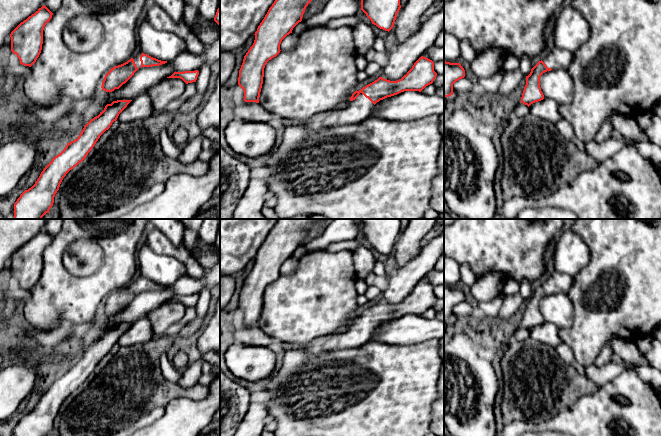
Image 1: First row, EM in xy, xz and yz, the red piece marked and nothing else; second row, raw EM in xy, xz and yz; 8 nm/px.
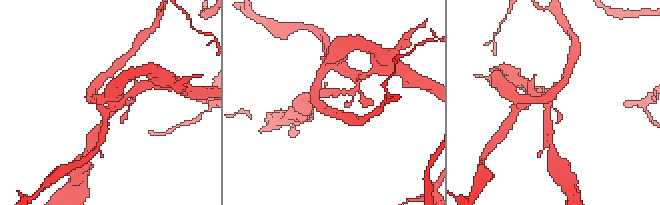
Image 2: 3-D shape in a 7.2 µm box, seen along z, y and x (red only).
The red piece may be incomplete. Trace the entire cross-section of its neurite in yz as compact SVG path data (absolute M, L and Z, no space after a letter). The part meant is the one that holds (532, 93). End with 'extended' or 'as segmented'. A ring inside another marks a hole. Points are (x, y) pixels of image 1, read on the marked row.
M555 49L546 53L542 60L531 69L530 74L526 76L526 85L522 93L521 103L529 107L531 104L543 100L544 95L540 87L541 75L551 70L568 70L572 58L573 53L563 49Z | extended

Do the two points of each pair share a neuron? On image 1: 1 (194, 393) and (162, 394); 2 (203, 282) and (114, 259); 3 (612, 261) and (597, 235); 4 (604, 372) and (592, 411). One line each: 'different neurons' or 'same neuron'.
1: same neuron
2: different neurons
3: same neuron
4: different neurons

